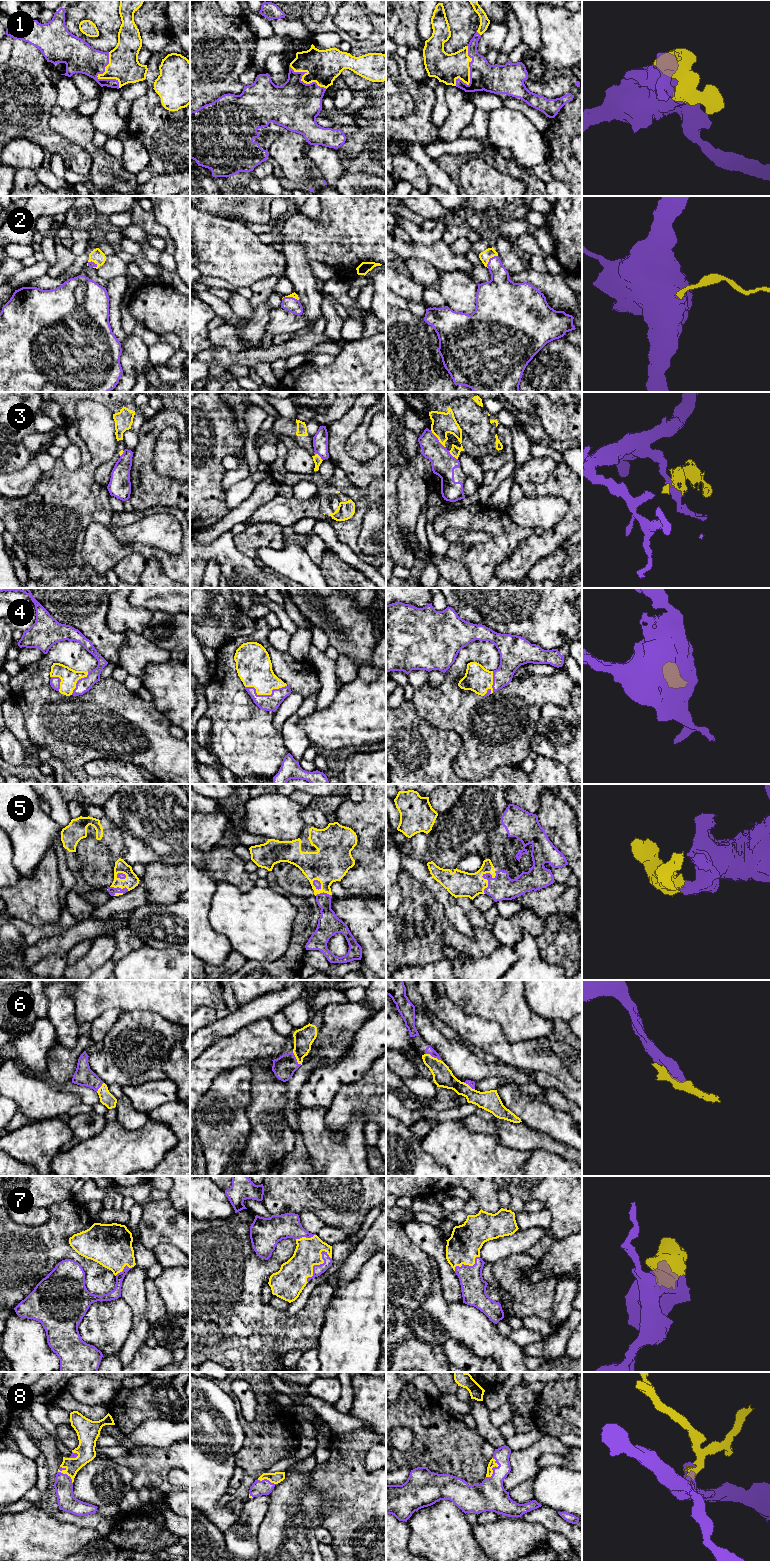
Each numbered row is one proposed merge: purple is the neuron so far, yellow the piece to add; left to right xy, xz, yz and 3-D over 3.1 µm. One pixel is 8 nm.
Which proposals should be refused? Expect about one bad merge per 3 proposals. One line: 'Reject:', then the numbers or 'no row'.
Reject: 3

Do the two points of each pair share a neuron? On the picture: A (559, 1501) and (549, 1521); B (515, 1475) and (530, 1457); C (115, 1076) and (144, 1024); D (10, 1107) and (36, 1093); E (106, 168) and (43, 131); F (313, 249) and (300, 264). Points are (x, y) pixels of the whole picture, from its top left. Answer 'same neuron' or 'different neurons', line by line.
A: different neurons
B: same neuron
C: same neuron
D: different neurons
E: different neurons
F: different neurons

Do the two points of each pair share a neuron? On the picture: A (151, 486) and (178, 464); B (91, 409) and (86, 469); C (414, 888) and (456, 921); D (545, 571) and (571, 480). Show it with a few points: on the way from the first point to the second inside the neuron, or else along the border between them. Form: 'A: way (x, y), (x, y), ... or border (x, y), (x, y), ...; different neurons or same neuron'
A: border (153, 454), (154, 468), (160, 474), (179, 481); different neurons
B: way (95, 424), (95, 454); same neuron
C: border (420, 881), (436, 899); different neurons
D: border (560, 546), (530, 567); different neurons

